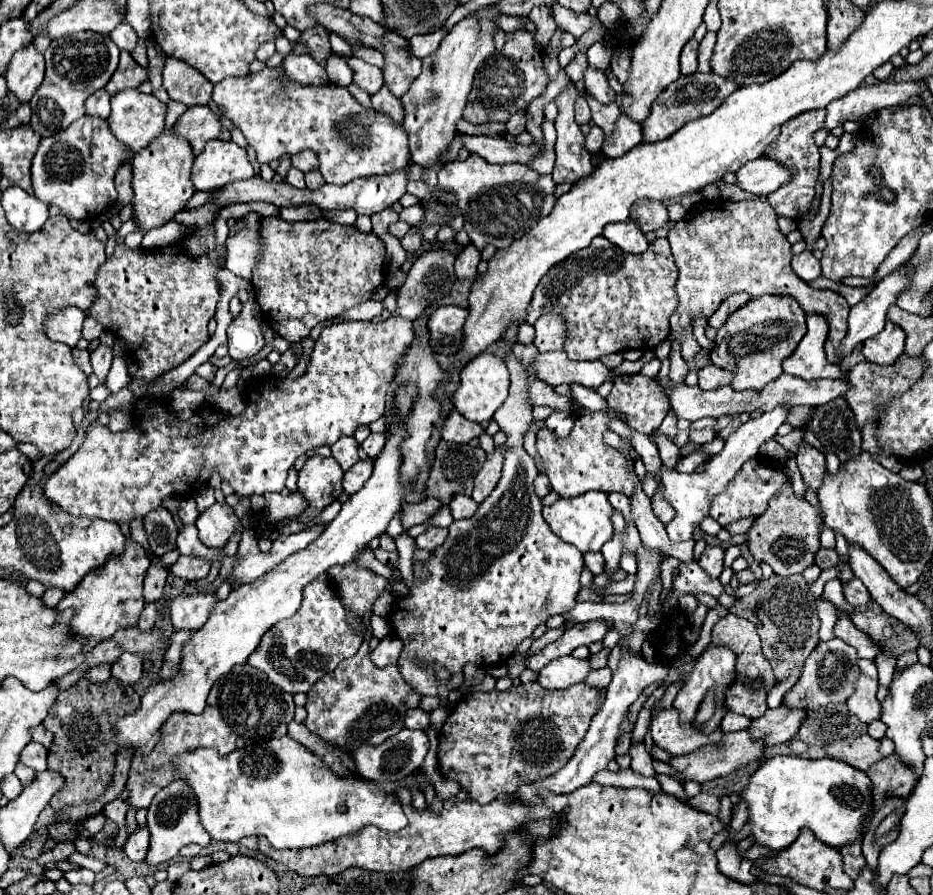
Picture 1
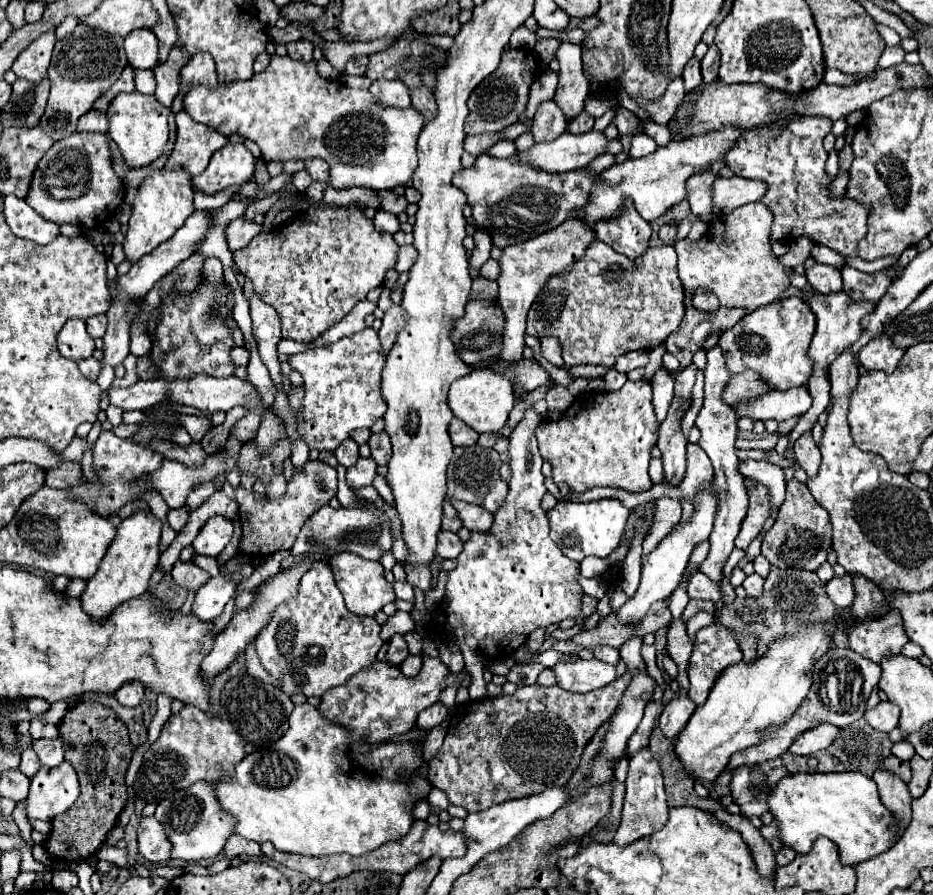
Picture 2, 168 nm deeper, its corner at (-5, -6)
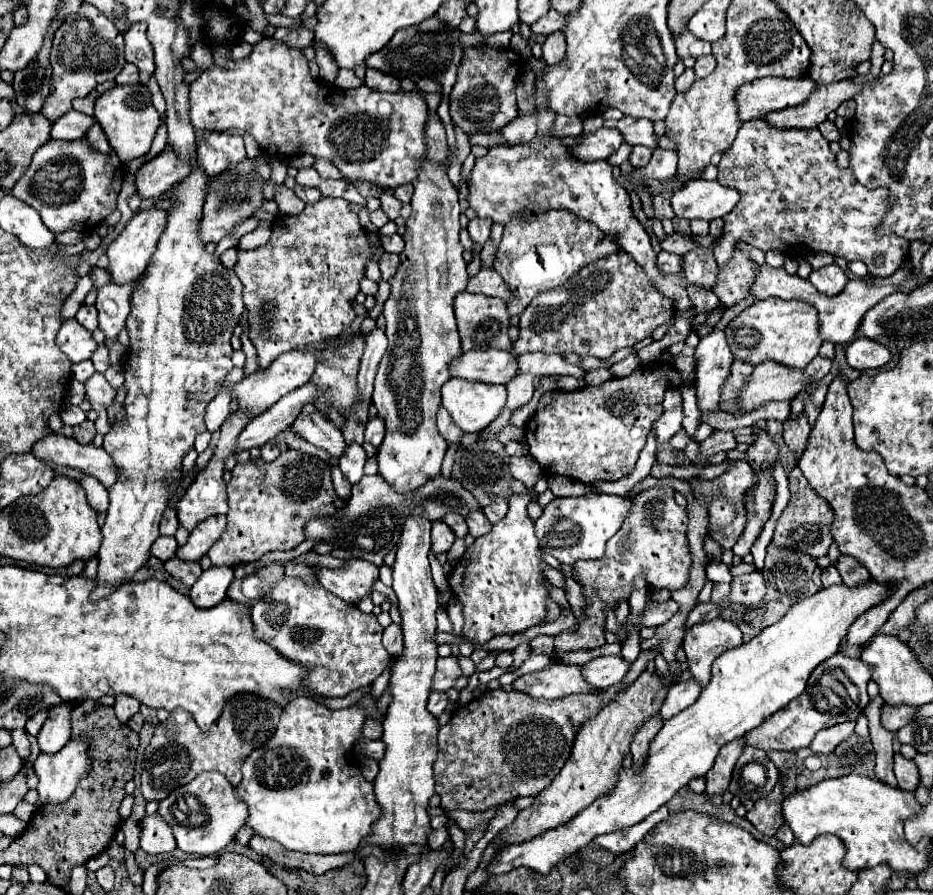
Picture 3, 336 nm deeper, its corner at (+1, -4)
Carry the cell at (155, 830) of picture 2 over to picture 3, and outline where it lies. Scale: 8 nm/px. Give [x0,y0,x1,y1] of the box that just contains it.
[140,814,176,854]

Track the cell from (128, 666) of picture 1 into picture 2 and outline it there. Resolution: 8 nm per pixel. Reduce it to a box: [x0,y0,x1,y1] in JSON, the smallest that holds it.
[114,680,144,706]

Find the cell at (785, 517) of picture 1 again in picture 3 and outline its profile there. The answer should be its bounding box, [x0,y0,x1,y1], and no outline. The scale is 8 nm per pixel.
[774,466,834,558]

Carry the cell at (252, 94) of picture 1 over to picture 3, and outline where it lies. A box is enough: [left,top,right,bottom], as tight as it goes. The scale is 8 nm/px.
[190,38,428,188]

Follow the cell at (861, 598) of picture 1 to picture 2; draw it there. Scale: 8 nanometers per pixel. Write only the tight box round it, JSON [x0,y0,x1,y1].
[826,574,856,608]

